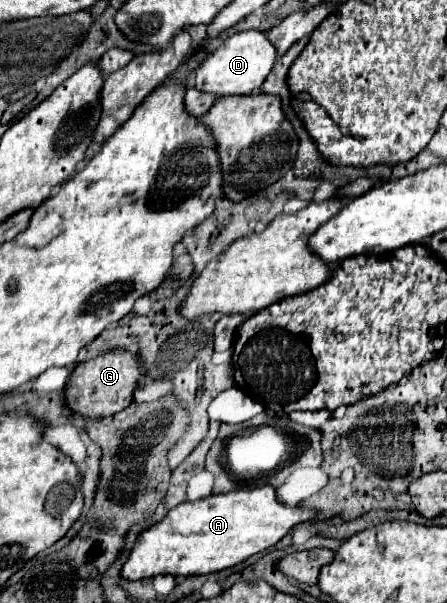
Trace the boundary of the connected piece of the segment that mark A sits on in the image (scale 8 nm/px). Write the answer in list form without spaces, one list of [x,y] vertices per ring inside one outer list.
[[[272,484],[246,486],[228,494],[212,494],[196,502],[182,502],[172,508],[162,522],[140,534],[122,568],[122,576],[140,580],[158,574],[194,576],[220,572],[276,546],[294,526],[314,520],[316,516],[318,510],[304,506],[288,508],[282,504]]]

